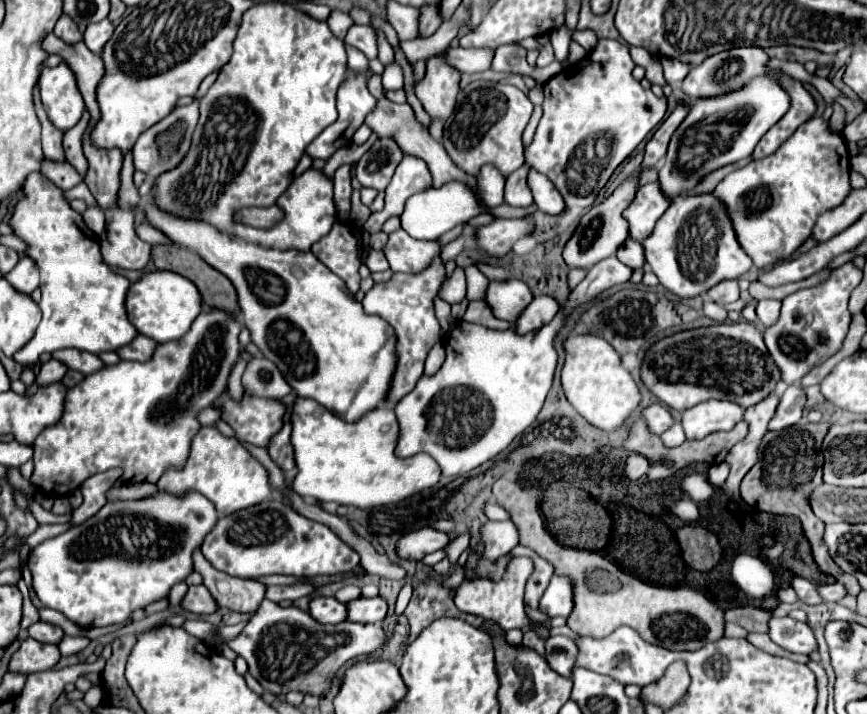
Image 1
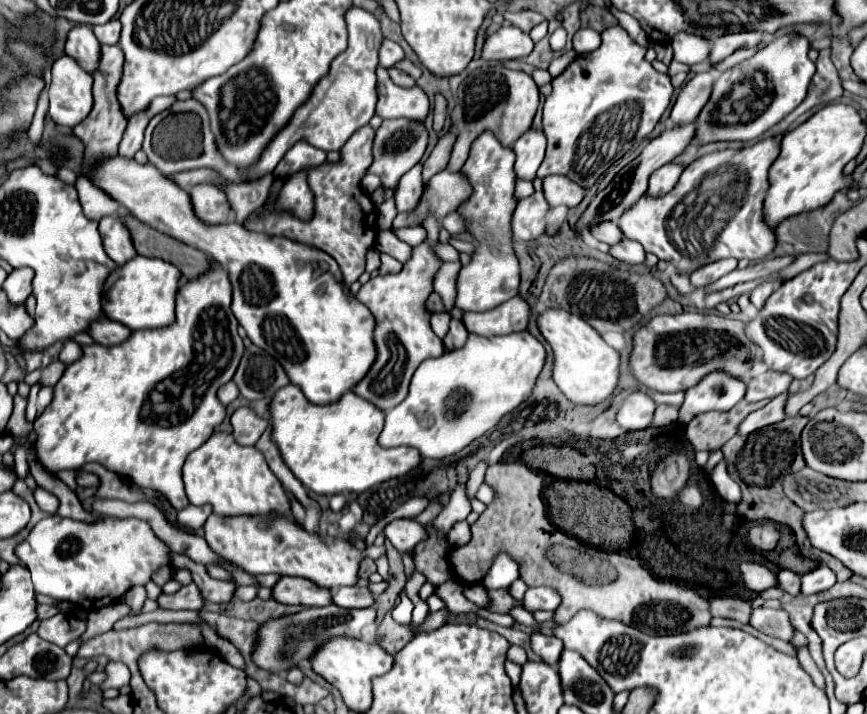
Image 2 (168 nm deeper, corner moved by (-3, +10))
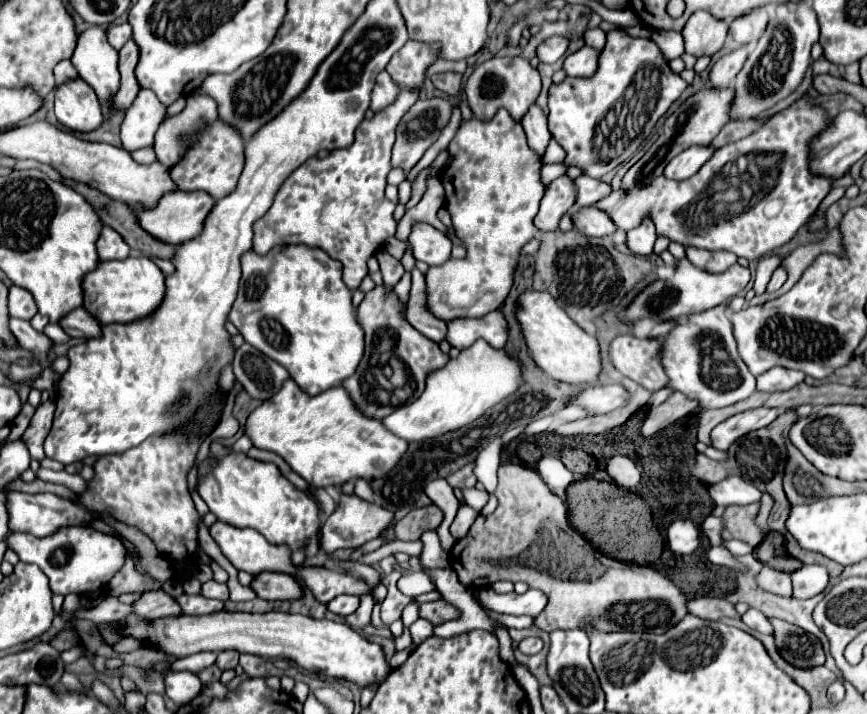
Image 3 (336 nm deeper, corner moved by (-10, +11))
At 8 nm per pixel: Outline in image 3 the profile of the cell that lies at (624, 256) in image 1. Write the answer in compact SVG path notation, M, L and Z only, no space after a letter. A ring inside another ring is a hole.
M581 208L573 214L573 224L575 228L583 230L587 236L593 238L603 238L603 236L611 236L617 226L615 222L609 218L607 212L597 210L597 208Z

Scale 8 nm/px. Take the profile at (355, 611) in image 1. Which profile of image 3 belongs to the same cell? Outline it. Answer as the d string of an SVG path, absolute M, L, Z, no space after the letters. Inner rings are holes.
M341 594L337 598L333 598L327 608L339 616L347 616L351 612L355 612L355 608L359 608L359 596L349 596L349 594Z

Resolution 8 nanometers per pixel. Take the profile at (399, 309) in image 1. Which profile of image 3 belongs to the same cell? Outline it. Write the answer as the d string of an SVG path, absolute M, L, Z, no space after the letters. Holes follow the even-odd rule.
M375 286L369 290L357 310L359 324L365 330L365 356L355 376L343 382L351 400L357 408L371 418L385 418L399 406L411 404L421 396L425 388L425 376L429 370L445 366L451 358L441 352L439 344L415 330L405 318L405 304L399 300L395 290L387 286Z

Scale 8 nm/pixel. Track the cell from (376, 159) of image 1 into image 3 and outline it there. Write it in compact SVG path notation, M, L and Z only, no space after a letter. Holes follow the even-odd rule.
M431 98L431 100L417 100L407 114L399 120L397 124L397 140L393 144L393 156L391 156L391 166L401 168L405 174L423 158L425 150L439 138L443 126L449 122L449 116L453 112L453 106L447 100L441 98Z

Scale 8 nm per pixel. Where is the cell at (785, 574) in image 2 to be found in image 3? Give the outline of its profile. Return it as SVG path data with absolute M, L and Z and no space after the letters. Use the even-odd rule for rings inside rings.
M763 568L761 574L755 576L757 584L769 592L775 592L779 596L791 596L791 574L775 568Z

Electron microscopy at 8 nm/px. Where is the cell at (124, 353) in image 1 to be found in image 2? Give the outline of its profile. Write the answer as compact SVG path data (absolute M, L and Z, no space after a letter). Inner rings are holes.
M100 319L100 321L92 321L92 329L88 329L88 335L100 343L100 345L118 345L124 339L130 337L130 329L116 323L116 321L108 321L108 319Z

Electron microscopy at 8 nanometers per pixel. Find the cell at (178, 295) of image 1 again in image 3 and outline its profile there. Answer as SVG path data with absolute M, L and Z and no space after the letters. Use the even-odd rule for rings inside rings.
M129 256L127 260L101 262L99 268L95 268L95 272L89 272L89 276L85 276L83 292L83 306L95 318L99 318L101 324L129 324L151 316L161 306L165 298L165 276L151 258Z

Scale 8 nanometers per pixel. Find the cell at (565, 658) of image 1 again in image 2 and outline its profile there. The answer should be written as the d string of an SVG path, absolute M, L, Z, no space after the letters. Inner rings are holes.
M534 633L530 637L530 643L532 643L532 651L548 665L556 667L558 665L558 659L560 659L560 653L564 649L562 641L558 637L548 637L548 635L542 635L542 633Z

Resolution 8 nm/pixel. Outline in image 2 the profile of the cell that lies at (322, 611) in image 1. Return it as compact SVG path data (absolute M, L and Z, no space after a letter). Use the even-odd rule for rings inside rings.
M280 577L272 587L272 599L282 605L304 605L304 607L324 607L330 605L330 591L314 585L300 577Z

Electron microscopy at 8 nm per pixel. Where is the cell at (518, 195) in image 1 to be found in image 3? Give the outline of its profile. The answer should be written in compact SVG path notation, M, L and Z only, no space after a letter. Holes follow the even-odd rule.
M533 104L533 106L529 108L527 116L521 120L521 126L523 126L525 134L527 134L527 144L529 144L529 148L531 148L535 154L543 156L553 136L551 136L549 126L547 126L547 116L541 112L541 108L539 108L537 104Z

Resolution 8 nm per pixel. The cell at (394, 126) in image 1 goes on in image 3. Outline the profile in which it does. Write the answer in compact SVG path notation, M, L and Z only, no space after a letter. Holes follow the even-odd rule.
M383 70L383 72L377 76L377 84L375 84L373 94L371 94L371 110L373 110L373 112L381 112L383 108L391 106L391 104L397 100L399 92L401 92L399 84L393 82L393 78L389 76L389 72Z

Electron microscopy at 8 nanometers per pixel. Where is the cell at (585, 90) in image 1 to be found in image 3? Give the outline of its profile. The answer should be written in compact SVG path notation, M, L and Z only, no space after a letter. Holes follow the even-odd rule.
M615 28L607 32L607 44L601 52L601 62L593 76L571 78L567 76L559 84L549 88L549 128L557 144L567 152L565 166L577 166L591 178L603 178L609 170L631 158L637 146L649 138L657 120L669 110L669 106L683 94L687 82L675 74L657 44L649 38L633 38L627 32Z

